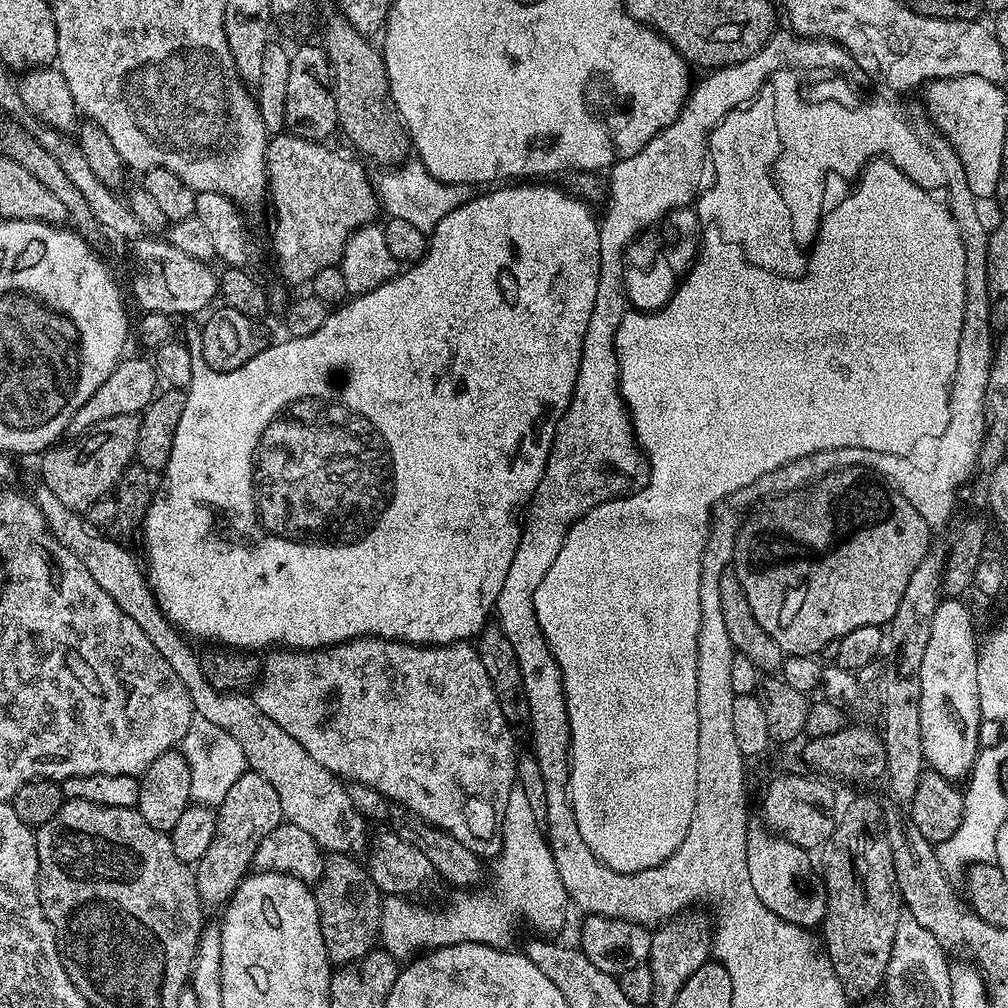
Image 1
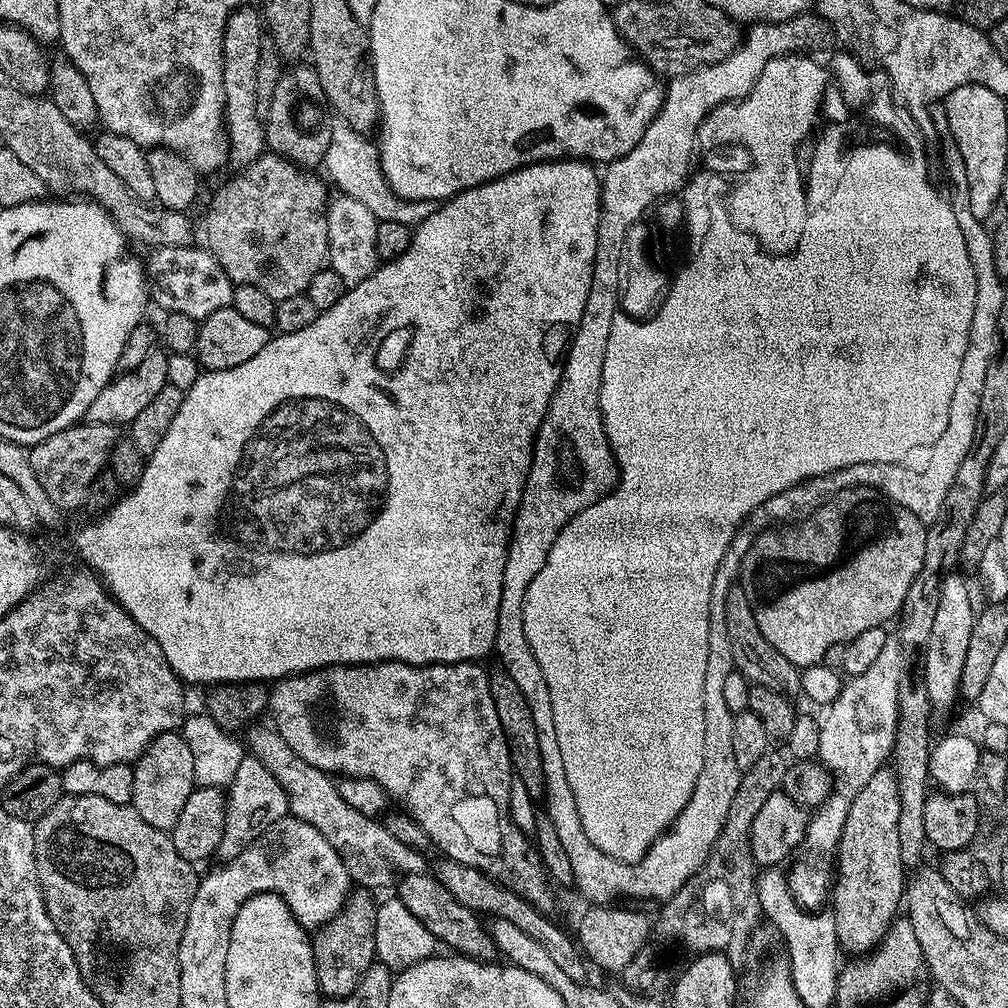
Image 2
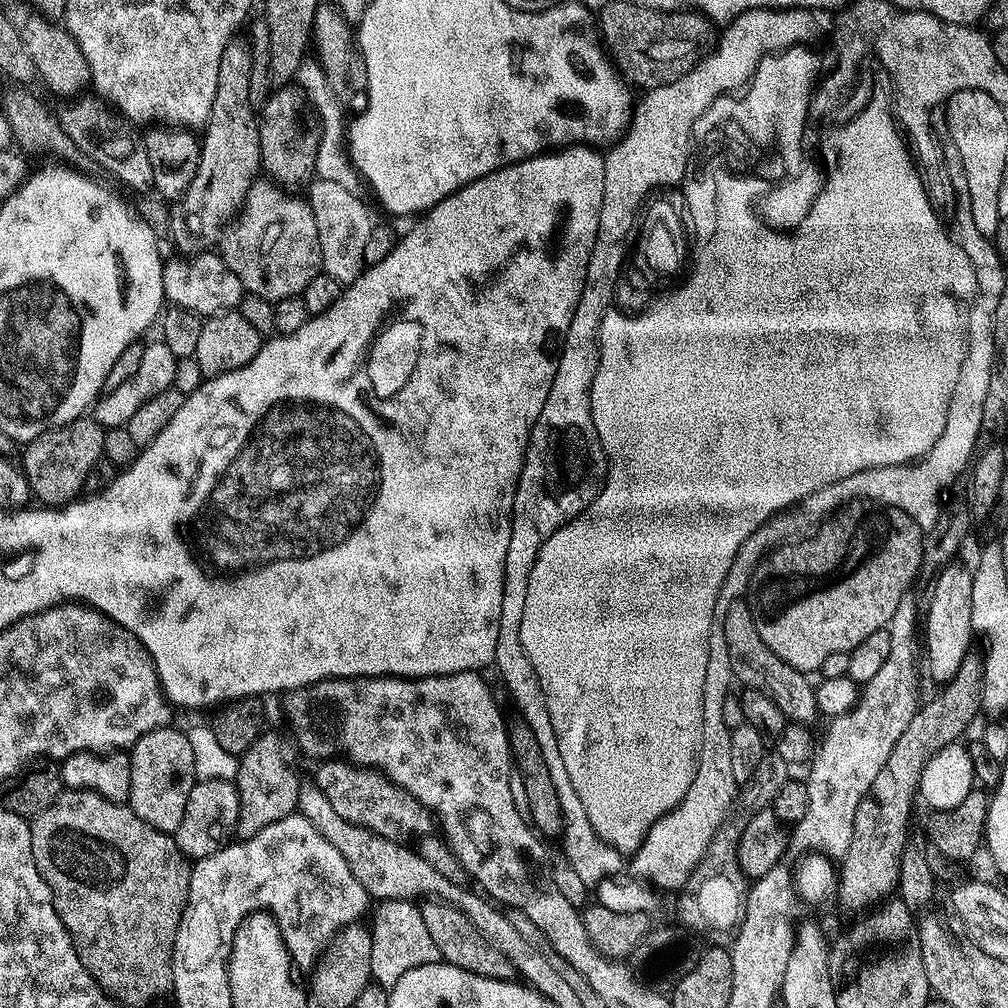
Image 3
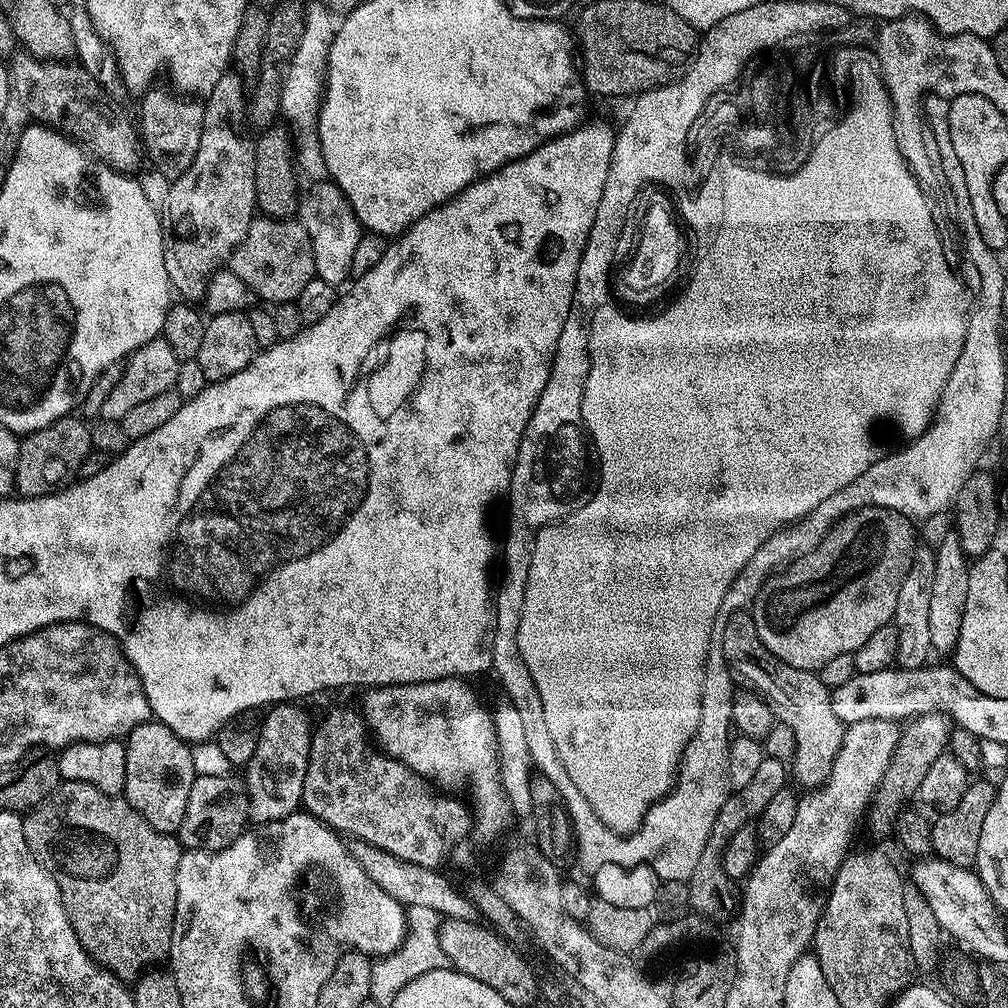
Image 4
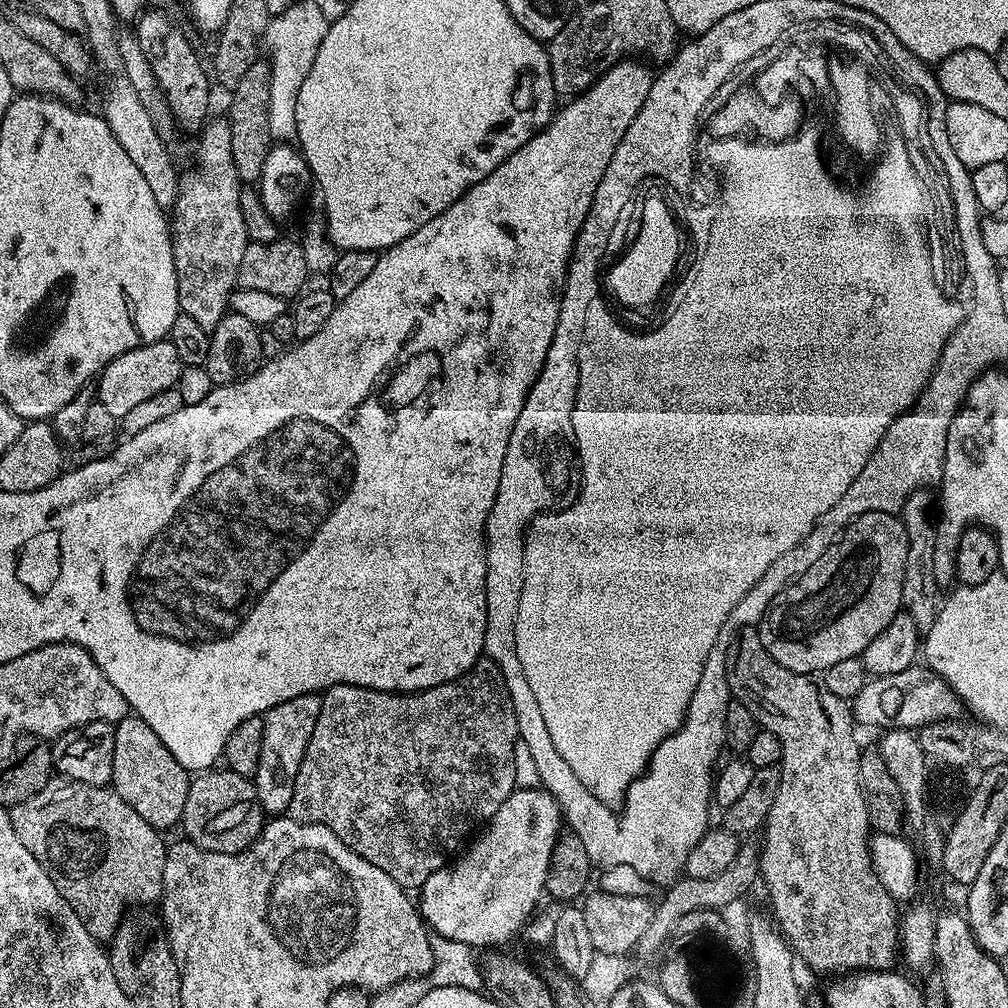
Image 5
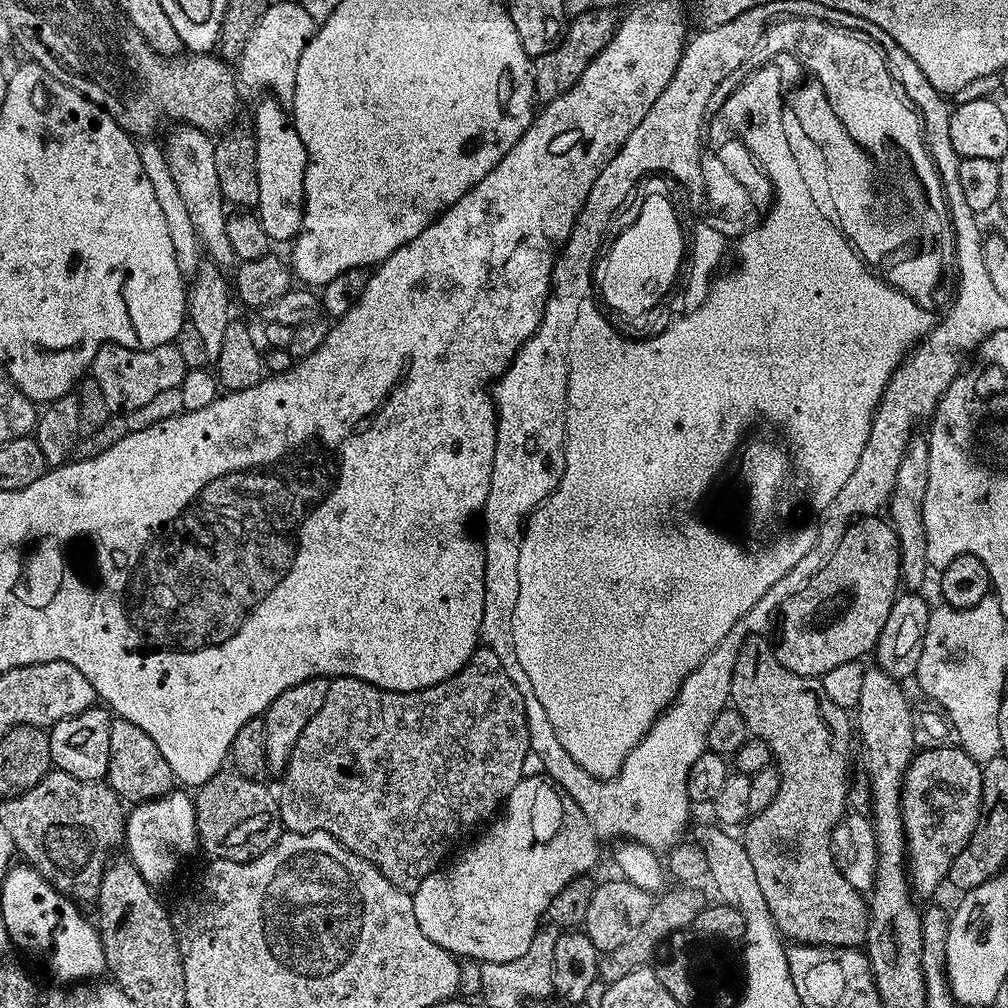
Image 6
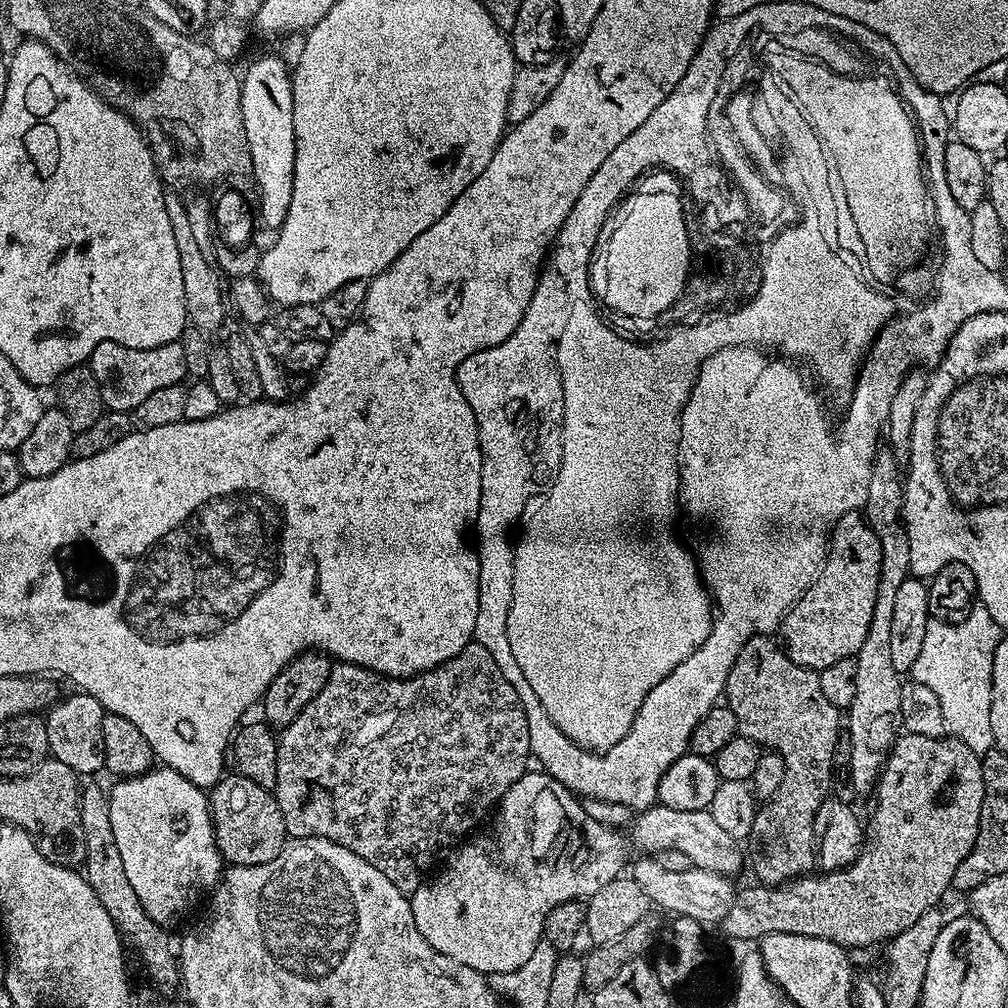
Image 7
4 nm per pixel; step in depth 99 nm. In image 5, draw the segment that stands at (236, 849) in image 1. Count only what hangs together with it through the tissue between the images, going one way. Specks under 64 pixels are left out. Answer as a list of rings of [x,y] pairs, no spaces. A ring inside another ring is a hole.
[[[309,694],[278,702],[278,706],[263,713],[262,758],[258,758],[258,770],[254,777],[258,802],[268,814],[287,813],[290,798],[294,798],[294,782],[298,778],[298,766],[310,746],[310,734],[314,734],[314,722],[318,722],[320,696]]]

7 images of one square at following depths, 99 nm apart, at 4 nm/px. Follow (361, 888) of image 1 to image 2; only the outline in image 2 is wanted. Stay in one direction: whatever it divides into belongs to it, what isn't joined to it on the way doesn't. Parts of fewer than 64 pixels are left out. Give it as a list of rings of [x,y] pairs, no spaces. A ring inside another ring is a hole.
[[[352,890],[338,914],[315,929],[311,937],[316,981],[320,995],[324,998],[345,996],[358,986],[366,970],[377,959],[375,950],[375,914],[377,901],[372,901],[373,893],[368,890]]]

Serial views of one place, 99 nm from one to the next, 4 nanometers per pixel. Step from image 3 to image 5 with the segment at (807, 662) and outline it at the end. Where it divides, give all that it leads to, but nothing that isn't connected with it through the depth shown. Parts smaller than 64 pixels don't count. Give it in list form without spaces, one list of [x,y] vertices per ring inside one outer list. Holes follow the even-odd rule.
[[[867,512],[859,516],[853,524],[849,524],[834,542],[834,546],[830,546],[830,550],[826,550],[826,554],[822,554],[822,558],[818,558],[818,562],[814,562],[814,566],[810,566],[810,570],[806,570],[806,574],[802,574],[790,586],[786,586],[786,590],[777,594],[774,602],[770,602],[770,606],[764,612],[764,616],[758,620],[758,631],[762,638],[762,646],[766,646],[766,650],[774,658],[774,662],[786,666],[786,670],[794,670],[803,676],[812,676],[813,674],[823,674],[828,667],[837,665],[838,662],[845,661],[848,658],[863,657],[866,646],[870,646],[870,642],[874,642],[874,638],[878,638],[878,634],[882,634],[882,630],[886,630],[886,626],[890,626],[890,618],[894,618],[902,610],[904,603],[902,578],[906,574],[907,549],[906,526],[899,515],[890,512]]]

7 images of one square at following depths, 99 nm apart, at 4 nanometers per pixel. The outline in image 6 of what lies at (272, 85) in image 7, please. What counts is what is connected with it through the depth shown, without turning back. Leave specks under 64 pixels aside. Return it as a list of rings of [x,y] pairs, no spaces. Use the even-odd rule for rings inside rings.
[[[267,98],[256,108],[256,126],[254,133],[257,148],[257,176],[258,176],[258,215],[262,222],[262,230],[266,230],[269,241],[295,241],[300,232],[304,205],[306,203],[306,177],[308,174],[308,147],[302,142],[300,131],[292,123],[285,105],[275,98]]]

